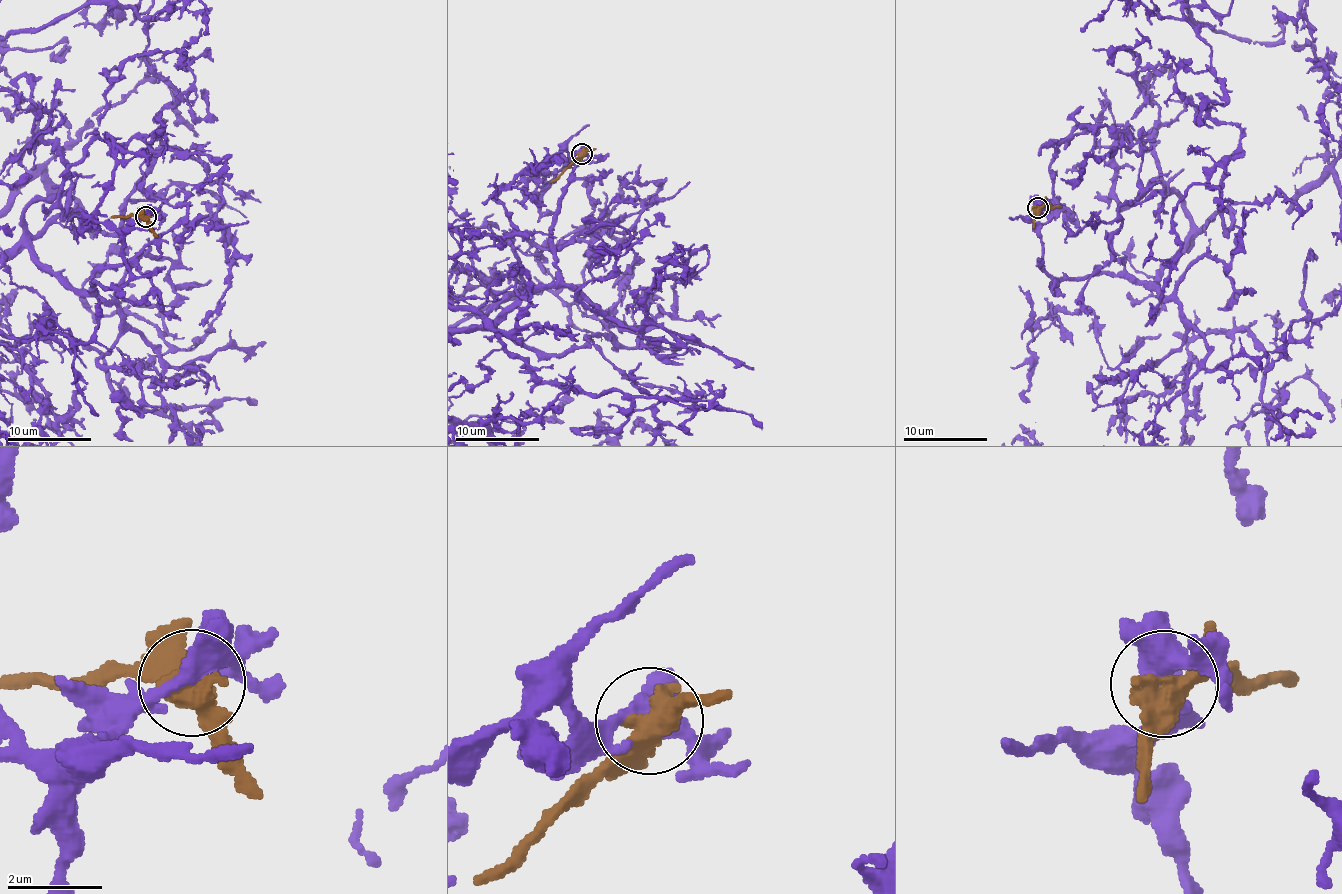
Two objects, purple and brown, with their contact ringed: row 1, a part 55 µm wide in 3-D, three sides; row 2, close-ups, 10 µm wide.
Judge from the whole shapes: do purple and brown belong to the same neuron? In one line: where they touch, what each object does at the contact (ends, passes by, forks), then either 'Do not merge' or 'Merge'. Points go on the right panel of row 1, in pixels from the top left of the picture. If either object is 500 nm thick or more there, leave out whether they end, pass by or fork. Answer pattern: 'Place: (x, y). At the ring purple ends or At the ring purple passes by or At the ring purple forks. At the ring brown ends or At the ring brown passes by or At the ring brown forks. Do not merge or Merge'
Place: (1037, 207). At the ring purple forks. At the ring brown passes by. Merge

